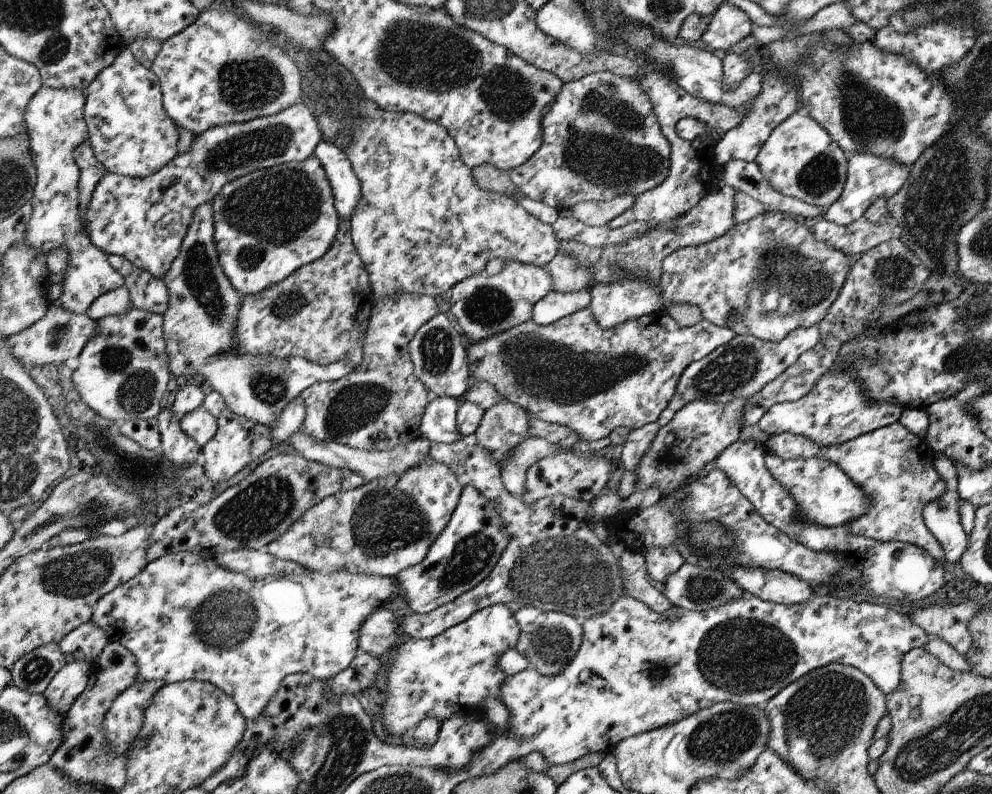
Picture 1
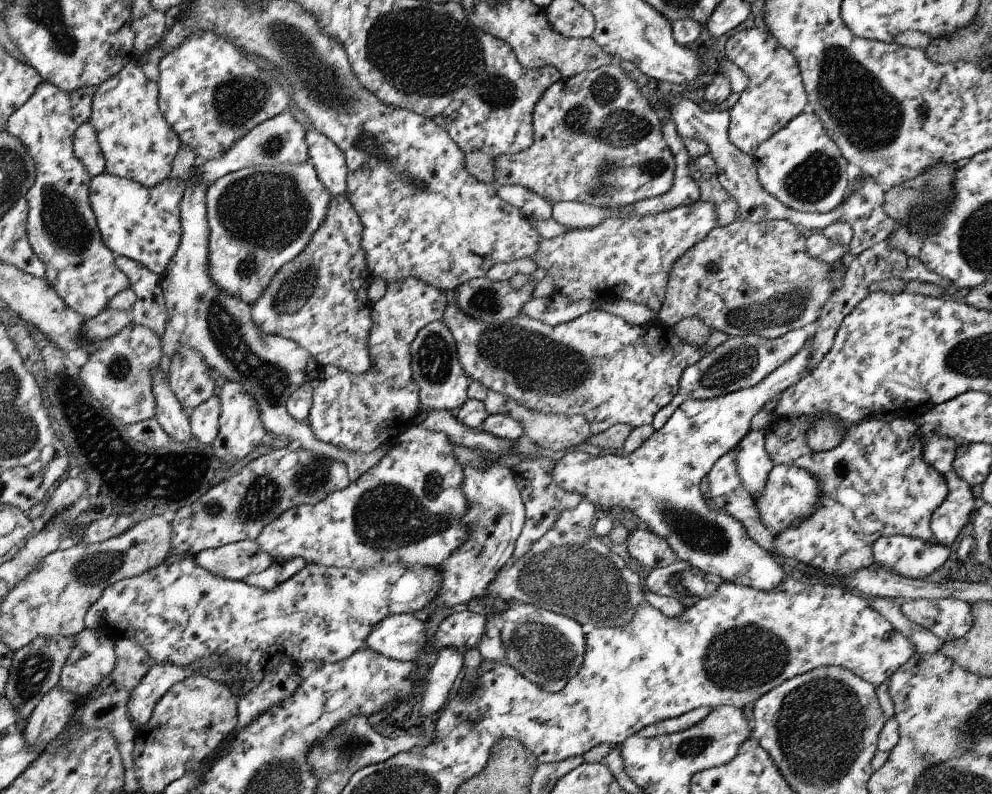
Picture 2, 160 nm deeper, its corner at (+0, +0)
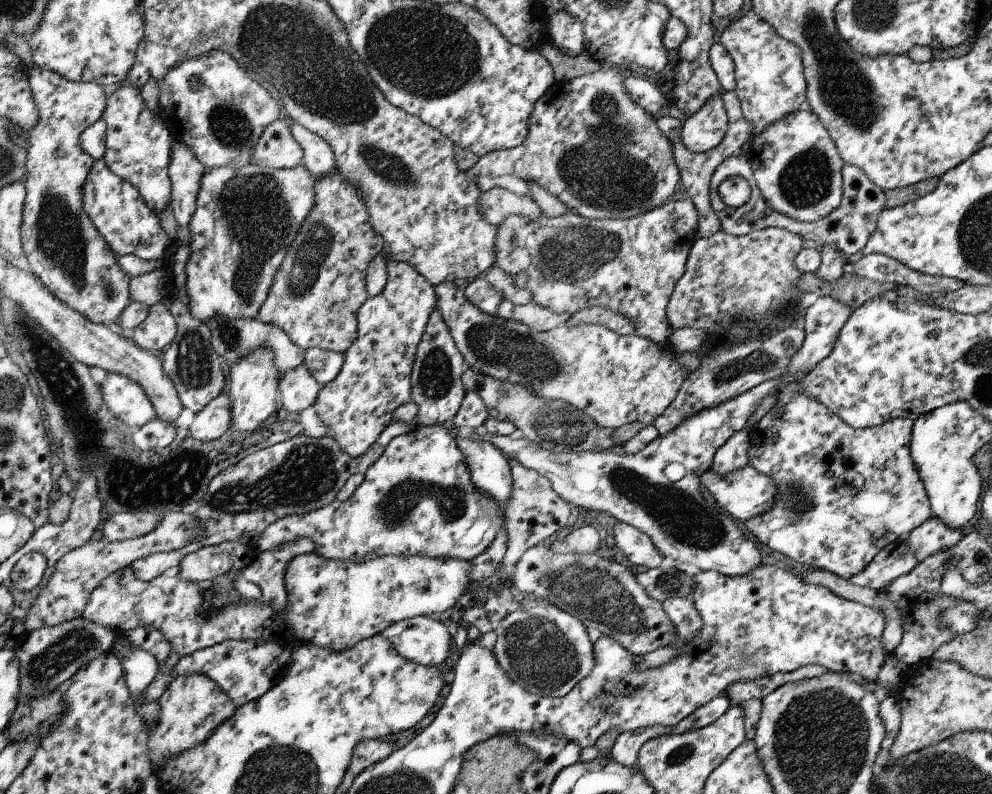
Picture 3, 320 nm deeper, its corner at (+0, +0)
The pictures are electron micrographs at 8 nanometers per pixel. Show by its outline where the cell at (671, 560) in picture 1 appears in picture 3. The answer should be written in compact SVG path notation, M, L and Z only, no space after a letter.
M617 521L612 526L615 556L623 556L632 565L650 569L661 564L662 554L653 546L650 538L627 523Z

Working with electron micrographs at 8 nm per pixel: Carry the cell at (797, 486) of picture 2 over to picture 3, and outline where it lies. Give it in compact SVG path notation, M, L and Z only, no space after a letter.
M749 464L741 467L738 471L726 474L724 477L715 474L709 468L702 474L702 483L707 492L717 501L720 508L740 523L766 511L772 505L776 493L772 478L762 475Z

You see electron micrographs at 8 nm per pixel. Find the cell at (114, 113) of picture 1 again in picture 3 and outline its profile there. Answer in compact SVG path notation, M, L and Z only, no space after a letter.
M121 82L101 116L106 124L105 150L101 160L111 170L138 189L143 202L156 215L170 204L170 150L173 140L169 128L144 106L139 89Z

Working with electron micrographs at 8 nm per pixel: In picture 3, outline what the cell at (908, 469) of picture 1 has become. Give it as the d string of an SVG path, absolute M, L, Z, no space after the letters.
M797 381L781 383L773 394L773 396L776 396L776 403L750 429L750 448L746 452L748 454L748 464L762 475L772 478L776 493L774 494L772 505L766 511L748 518L741 524L761 545L765 544L771 550L779 552L779 554L783 554L783 556L787 556L787 558L791 558L791 560L795 560L799 564L805 564L805 566L813 569L826 570L836 574L841 579L848 580L850 576L861 572L883 548L899 538L906 537L913 529L917 528L931 516L929 501L923 483L910 457L909 439L910 430L913 428L913 421L897 417L886 420L874 427L855 429L843 422L838 415L833 414L826 406L818 403L817 400L811 398L803 390L804 388Z

